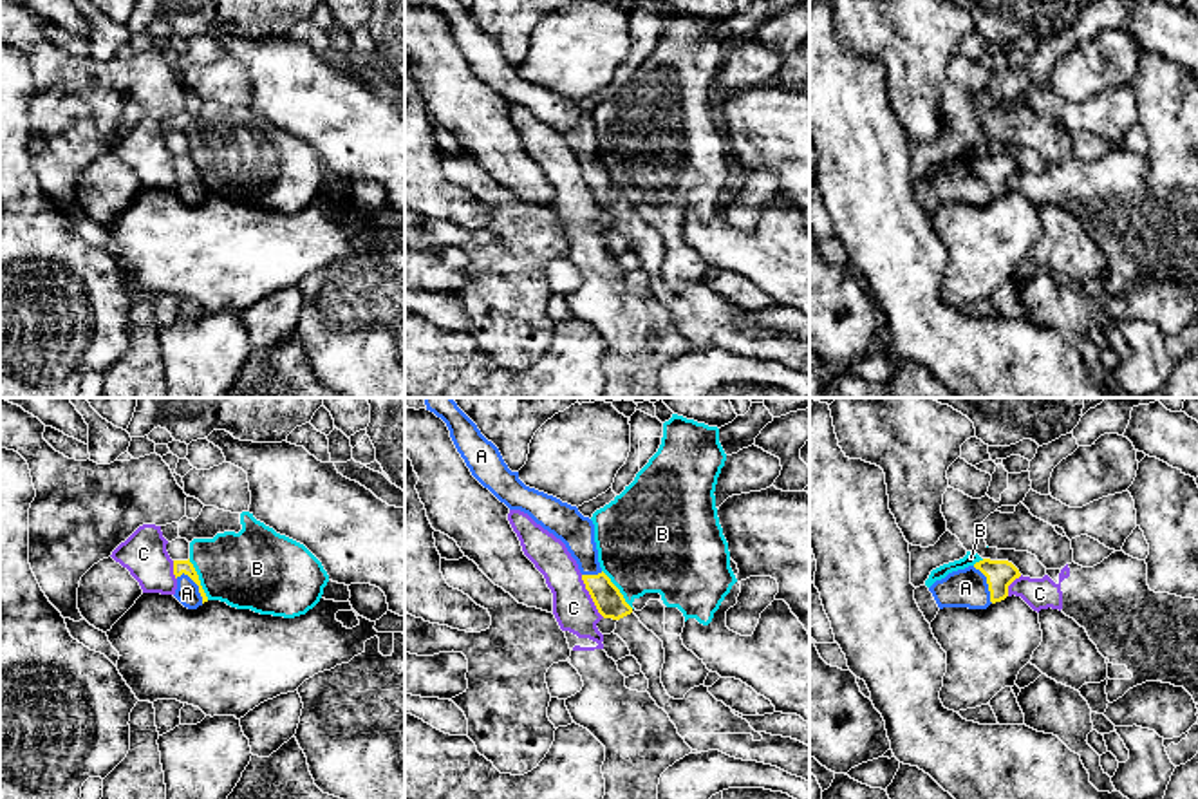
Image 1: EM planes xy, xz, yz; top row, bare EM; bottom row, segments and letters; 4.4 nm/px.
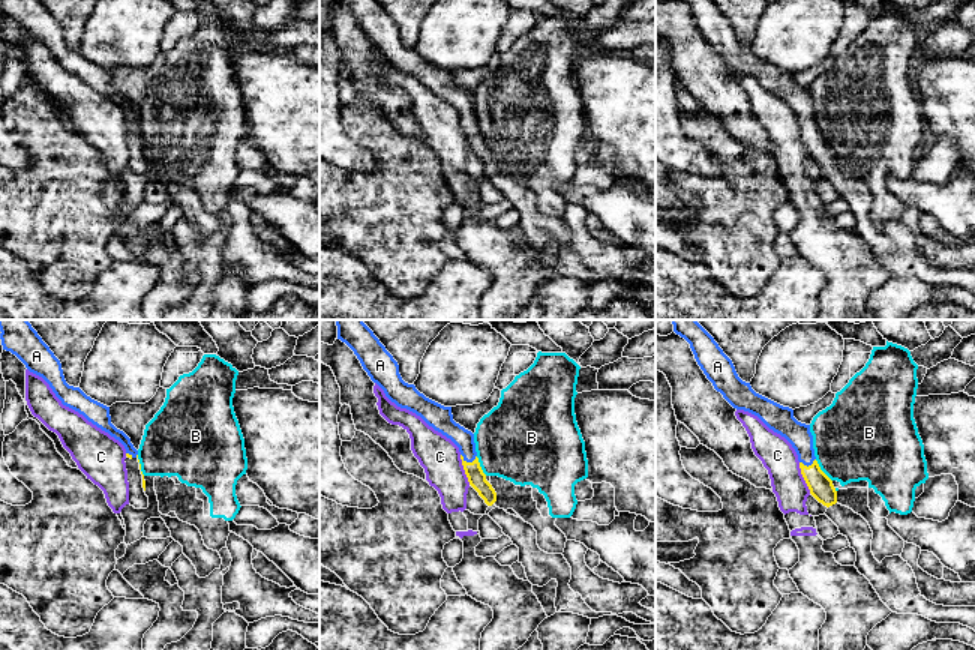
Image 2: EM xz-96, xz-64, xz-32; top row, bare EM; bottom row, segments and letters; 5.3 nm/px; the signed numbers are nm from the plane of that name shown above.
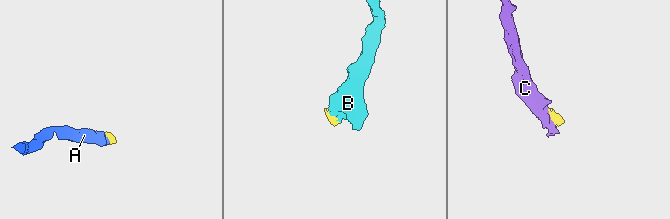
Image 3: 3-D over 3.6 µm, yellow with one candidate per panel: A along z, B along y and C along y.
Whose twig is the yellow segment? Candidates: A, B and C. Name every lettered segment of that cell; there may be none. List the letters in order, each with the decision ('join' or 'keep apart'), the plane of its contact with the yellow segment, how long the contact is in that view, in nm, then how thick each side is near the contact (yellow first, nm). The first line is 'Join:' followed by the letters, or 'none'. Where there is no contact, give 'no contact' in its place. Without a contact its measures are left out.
Join: A
A: join | xy | 170 nm | 60/100 nm
B: keep apart | xy | 200 nm | 60/360 nm
C: keep apart | xz | 220 nm | 130/190 nm

